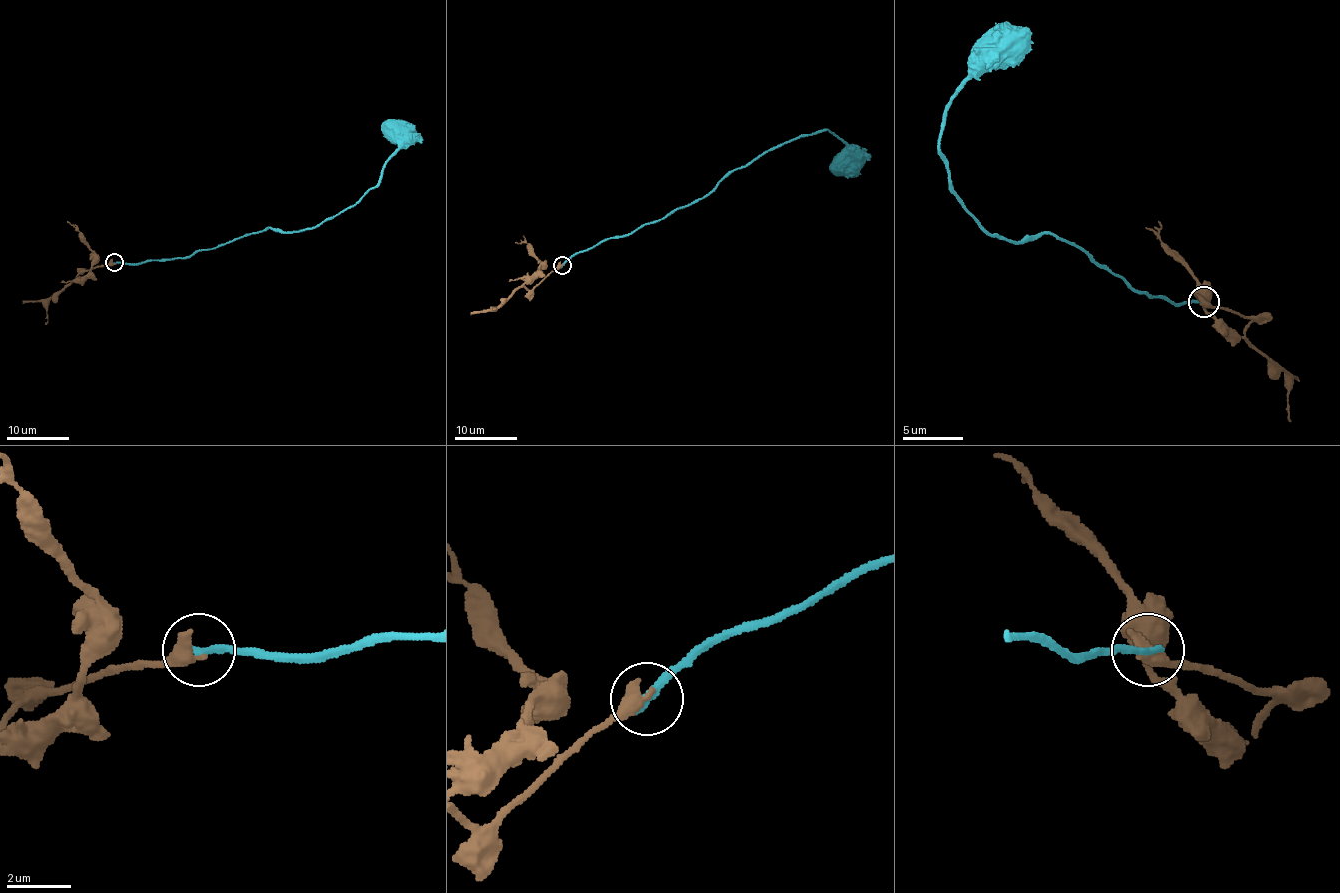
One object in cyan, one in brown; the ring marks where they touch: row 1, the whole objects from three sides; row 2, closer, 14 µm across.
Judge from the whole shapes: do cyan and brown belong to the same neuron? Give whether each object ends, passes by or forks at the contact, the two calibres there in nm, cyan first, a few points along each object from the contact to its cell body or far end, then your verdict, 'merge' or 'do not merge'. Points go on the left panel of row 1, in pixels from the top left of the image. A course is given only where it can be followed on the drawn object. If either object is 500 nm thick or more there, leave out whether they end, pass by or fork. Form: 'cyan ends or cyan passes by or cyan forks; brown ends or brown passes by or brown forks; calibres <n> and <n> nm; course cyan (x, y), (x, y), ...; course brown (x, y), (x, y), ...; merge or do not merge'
cyan ends; brown passes by; calibres 260 and 280 nm; course cyan (113, 263), (187, 258), (272, 227), (311, 229), (350, 208), (378, 182), (385, 161), (399, 147), (389, 122); course brown (115, 263), (101, 264), (76, 278), (79, 280), (90, 271), (93, 250), (67, 221); do not merge

